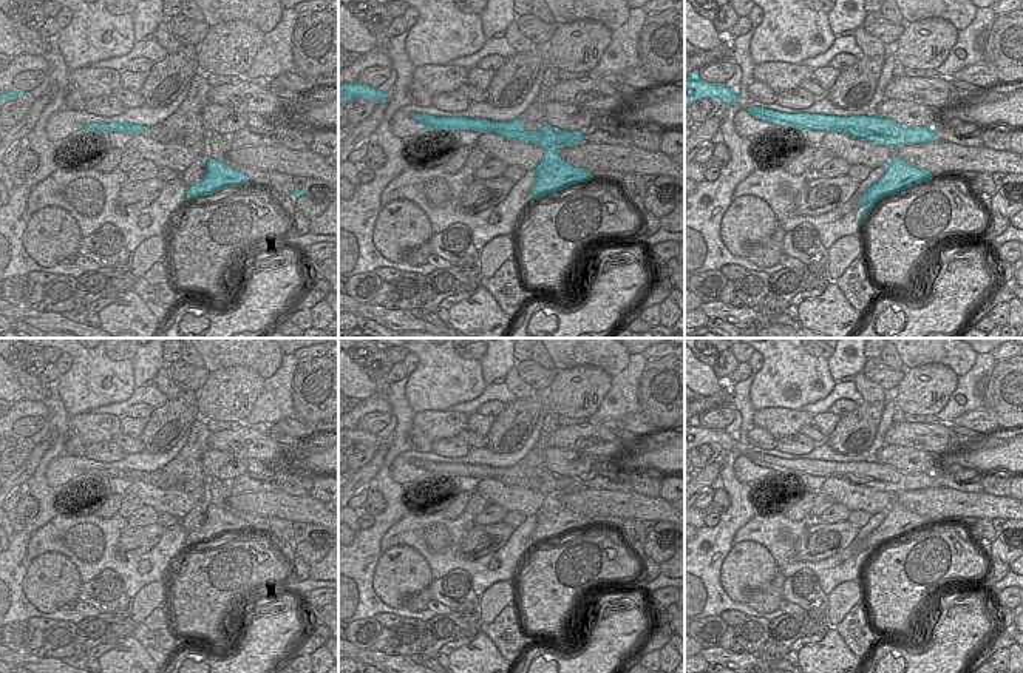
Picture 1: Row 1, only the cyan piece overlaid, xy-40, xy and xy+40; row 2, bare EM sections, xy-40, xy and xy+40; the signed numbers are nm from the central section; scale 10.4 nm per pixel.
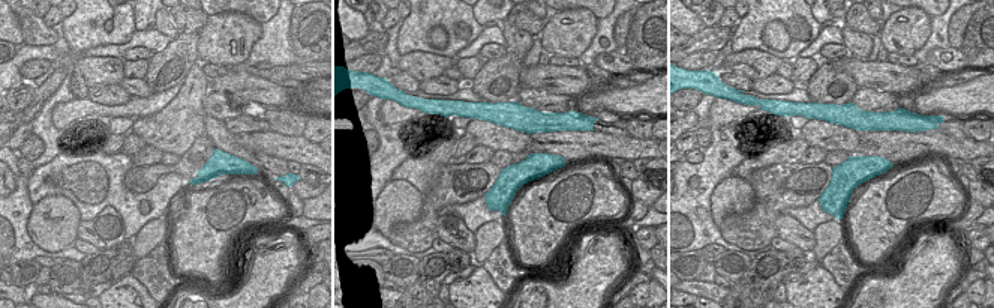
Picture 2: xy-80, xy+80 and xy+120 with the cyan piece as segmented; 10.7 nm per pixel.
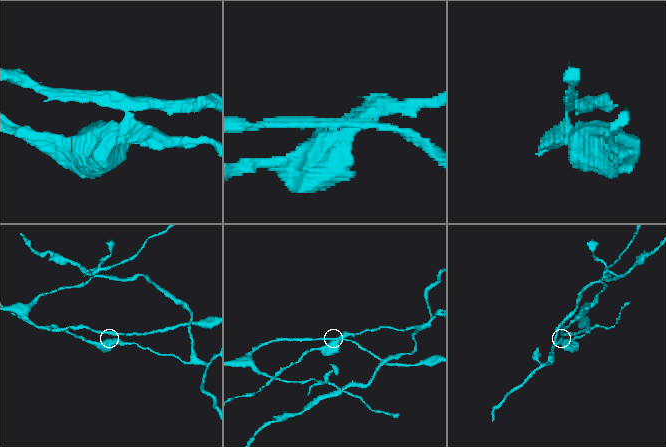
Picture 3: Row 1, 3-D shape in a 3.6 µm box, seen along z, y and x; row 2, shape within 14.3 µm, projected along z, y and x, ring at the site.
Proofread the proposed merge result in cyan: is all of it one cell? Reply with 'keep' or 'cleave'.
cleave

